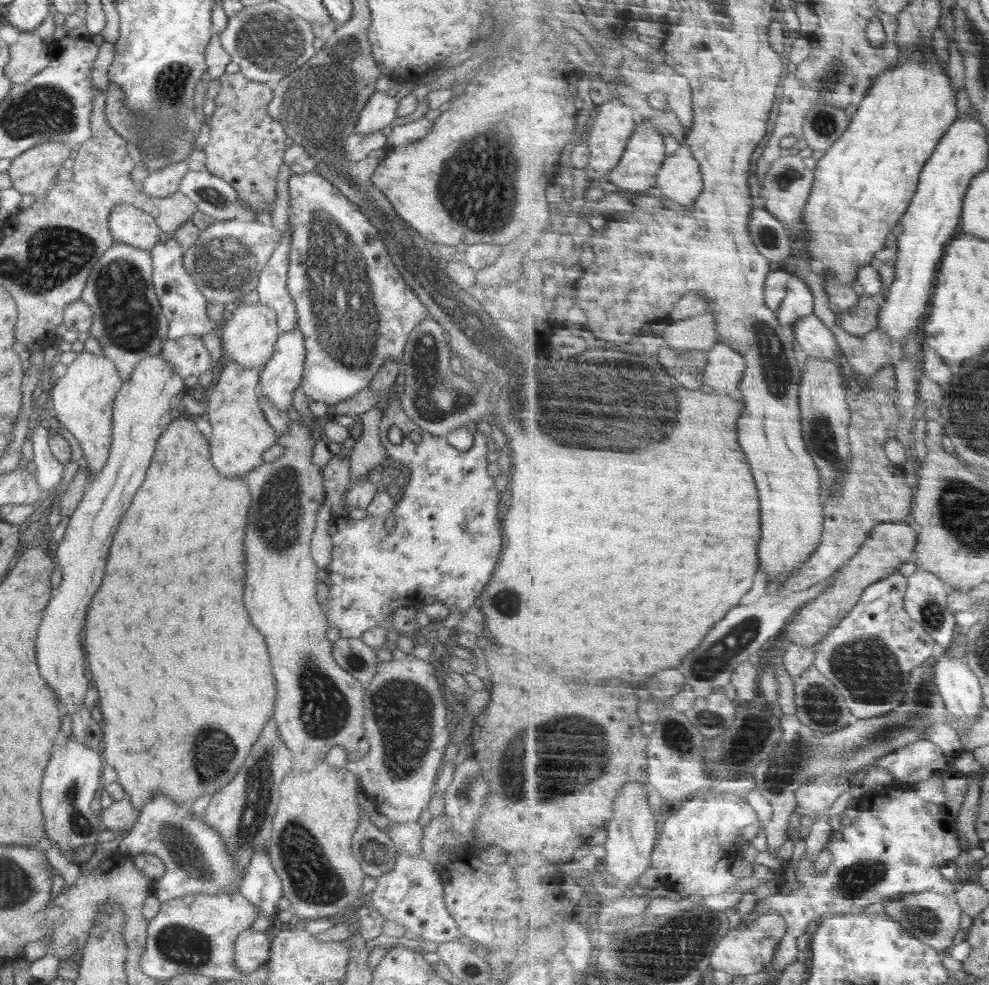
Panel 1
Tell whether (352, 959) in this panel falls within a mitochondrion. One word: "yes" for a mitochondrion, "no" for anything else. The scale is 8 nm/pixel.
no

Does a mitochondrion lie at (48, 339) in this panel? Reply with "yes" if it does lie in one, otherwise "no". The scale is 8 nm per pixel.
no

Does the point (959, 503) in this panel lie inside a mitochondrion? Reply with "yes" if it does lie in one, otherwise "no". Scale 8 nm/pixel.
yes

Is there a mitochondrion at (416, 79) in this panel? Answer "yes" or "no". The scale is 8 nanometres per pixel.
no

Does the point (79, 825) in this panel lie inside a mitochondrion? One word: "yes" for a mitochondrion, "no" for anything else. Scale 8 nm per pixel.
yes

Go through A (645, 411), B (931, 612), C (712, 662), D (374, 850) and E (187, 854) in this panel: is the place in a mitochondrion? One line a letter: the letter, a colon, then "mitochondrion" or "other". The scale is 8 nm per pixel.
A: mitochondrion
B: mitochondrion
C: mitochondrion
D: mitochondrion
E: mitochondrion

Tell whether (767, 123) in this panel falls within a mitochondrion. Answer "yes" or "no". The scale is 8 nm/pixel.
no

